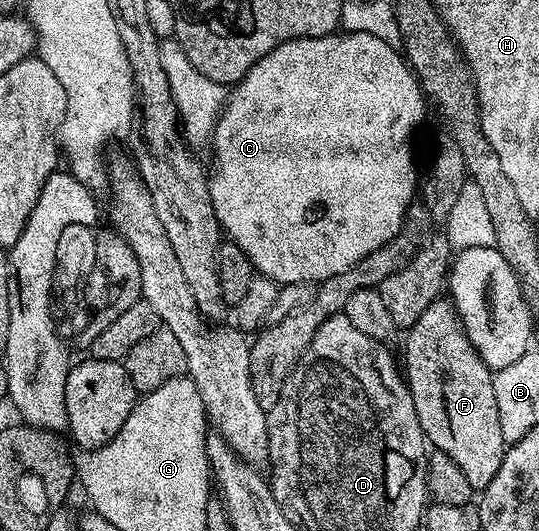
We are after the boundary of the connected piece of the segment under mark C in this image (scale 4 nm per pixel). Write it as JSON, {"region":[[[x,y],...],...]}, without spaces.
{"region":[[[334,31],[326,37],[300,37],[291,39],[275,51],[263,55],[255,67],[245,74],[242,81],[232,86],[221,117],[213,129],[211,150],[213,149],[213,170],[207,173],[209,194],[215,215],[219,219],[224,236],[237,244],[251,259],[254,270],[262,277],[269,277],[278,285],[291,283],[320,283],[355,267],[371,251],[379,251],[401,232],[405,218],[419,189],[419,169],[413,162],[413,129],[421,125],[427,110],[427,98],[417,84],[416,76],[409,68],[404,56],[394,46],[375,39],[366,33],[346,33]]]}

